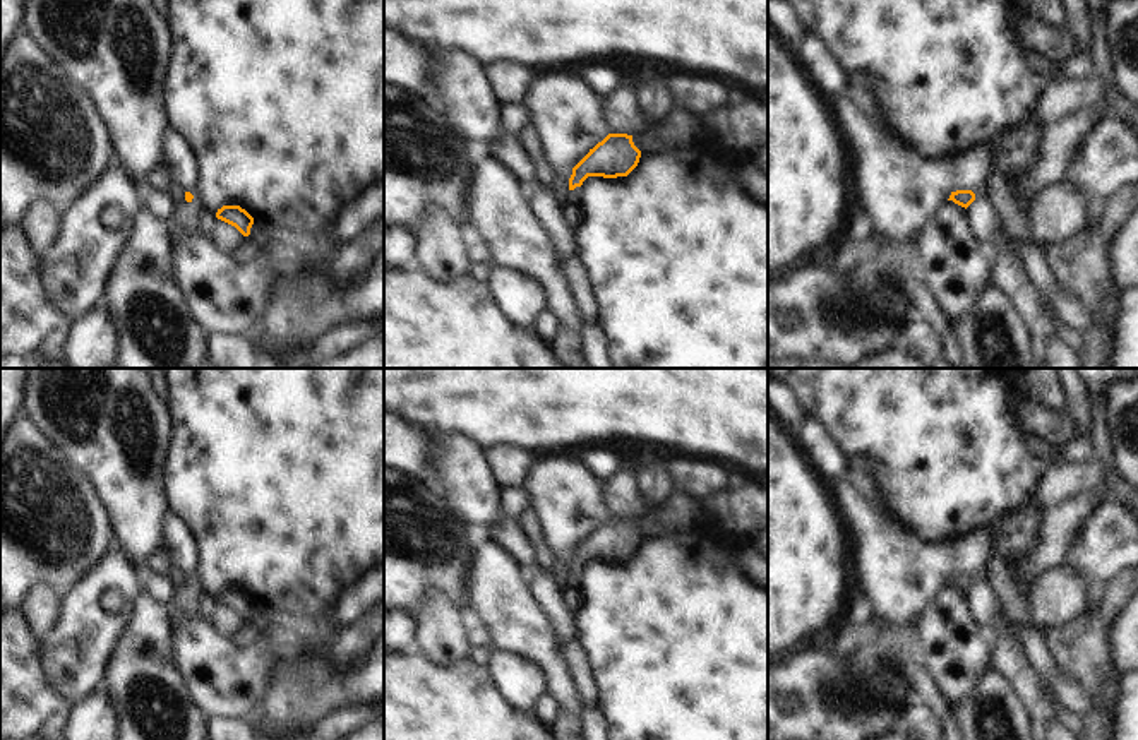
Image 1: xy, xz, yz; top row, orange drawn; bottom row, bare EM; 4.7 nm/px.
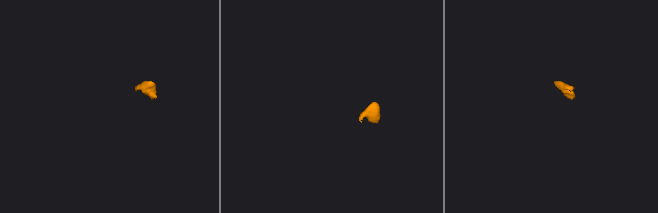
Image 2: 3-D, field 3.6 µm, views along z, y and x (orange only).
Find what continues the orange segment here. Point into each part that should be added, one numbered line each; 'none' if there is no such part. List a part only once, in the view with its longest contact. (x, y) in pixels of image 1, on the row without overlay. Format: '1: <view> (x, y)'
1: xy (185, 598)

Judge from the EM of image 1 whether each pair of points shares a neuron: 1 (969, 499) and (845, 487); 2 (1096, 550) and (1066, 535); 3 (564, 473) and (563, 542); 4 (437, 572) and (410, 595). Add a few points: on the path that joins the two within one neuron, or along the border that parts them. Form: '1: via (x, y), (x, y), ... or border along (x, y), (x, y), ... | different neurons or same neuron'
1: border along (880, 504), (910, 530) | different neurons
2: border along (1097, 506), (1072, 549) | different neurons
3: via (564, 490), (564, 525) | same neuron
4: via (431, 574), (417, 588) | same neuron

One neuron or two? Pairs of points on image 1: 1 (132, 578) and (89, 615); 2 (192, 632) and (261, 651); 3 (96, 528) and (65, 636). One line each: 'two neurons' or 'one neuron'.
1: one neuron
2: one neuron
3: two neurons

